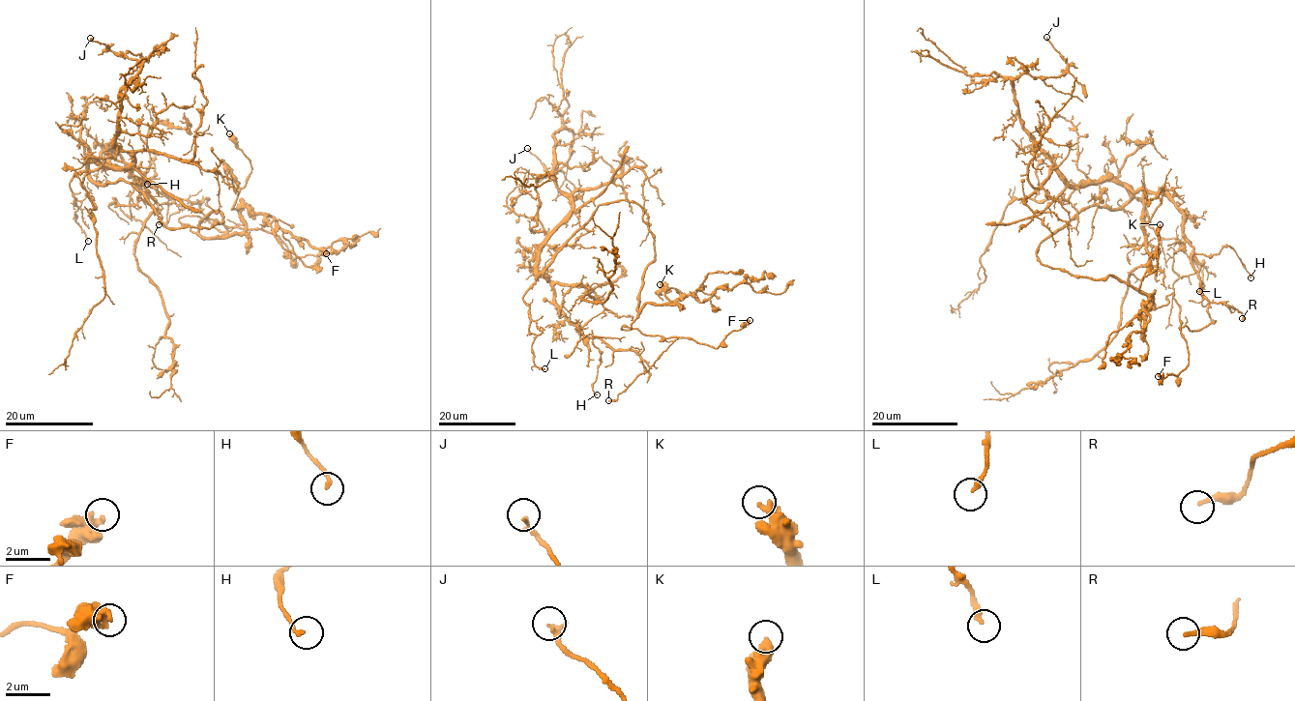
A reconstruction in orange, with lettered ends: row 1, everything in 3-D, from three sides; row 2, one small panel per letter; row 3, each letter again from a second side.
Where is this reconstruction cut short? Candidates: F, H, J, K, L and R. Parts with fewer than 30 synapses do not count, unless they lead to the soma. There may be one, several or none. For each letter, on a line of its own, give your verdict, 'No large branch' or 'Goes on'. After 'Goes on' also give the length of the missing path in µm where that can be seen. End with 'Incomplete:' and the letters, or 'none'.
F: No large branch
H: No large branch
J: No large branch
K: No large branch
L: No large branch
R: No large branch
Incomplete: none

